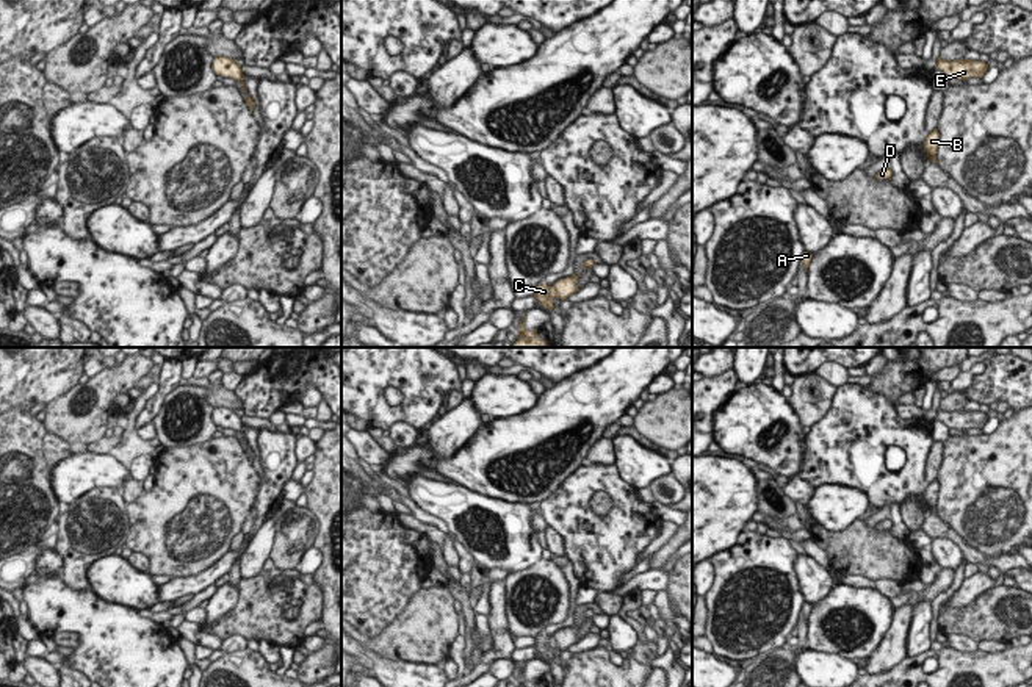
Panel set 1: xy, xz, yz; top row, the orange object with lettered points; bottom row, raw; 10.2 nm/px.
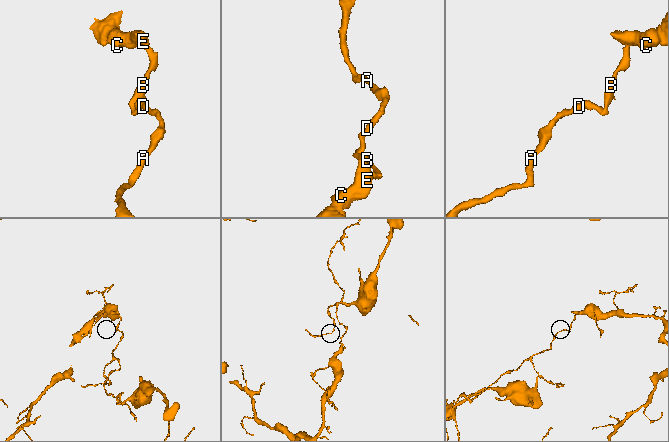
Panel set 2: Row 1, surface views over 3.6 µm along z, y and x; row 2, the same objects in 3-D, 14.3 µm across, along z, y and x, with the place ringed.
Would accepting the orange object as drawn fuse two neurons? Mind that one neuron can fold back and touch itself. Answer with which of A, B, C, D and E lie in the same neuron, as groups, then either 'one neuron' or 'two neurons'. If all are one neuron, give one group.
A B C D E; one neuron

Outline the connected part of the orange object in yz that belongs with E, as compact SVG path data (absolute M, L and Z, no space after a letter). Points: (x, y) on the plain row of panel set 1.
M938 408L935 419L941 419L949 429L968 430L971 427L982 429L990 419L985 412L974 410L944 410Z

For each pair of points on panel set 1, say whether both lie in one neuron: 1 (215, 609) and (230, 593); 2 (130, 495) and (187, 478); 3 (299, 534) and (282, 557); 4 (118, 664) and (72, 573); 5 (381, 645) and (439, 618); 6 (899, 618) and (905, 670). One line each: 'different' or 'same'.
1: same
2: different
3: same
4: different
5: same
6: different

